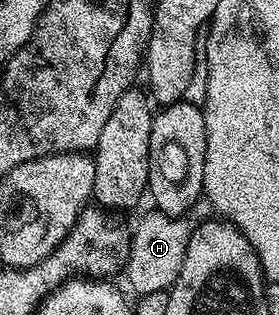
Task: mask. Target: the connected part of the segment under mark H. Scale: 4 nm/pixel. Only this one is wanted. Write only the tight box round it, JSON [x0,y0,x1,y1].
[124,214,191,296]

